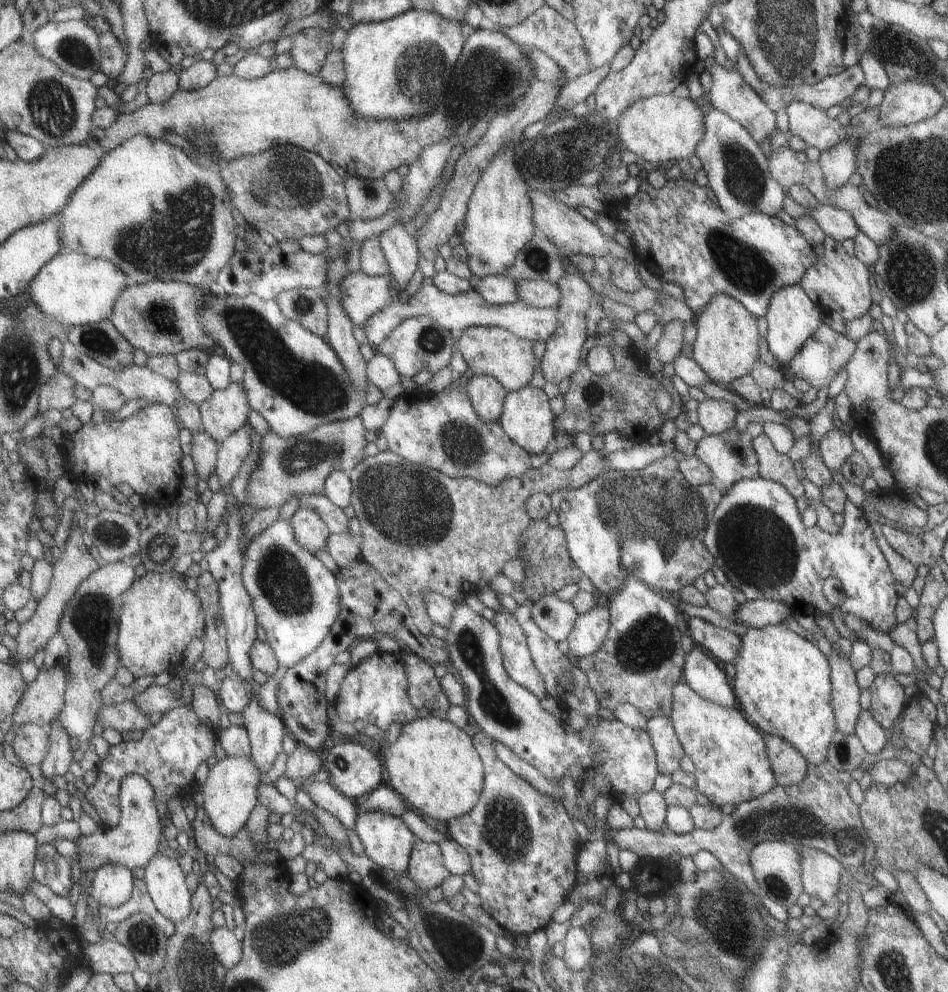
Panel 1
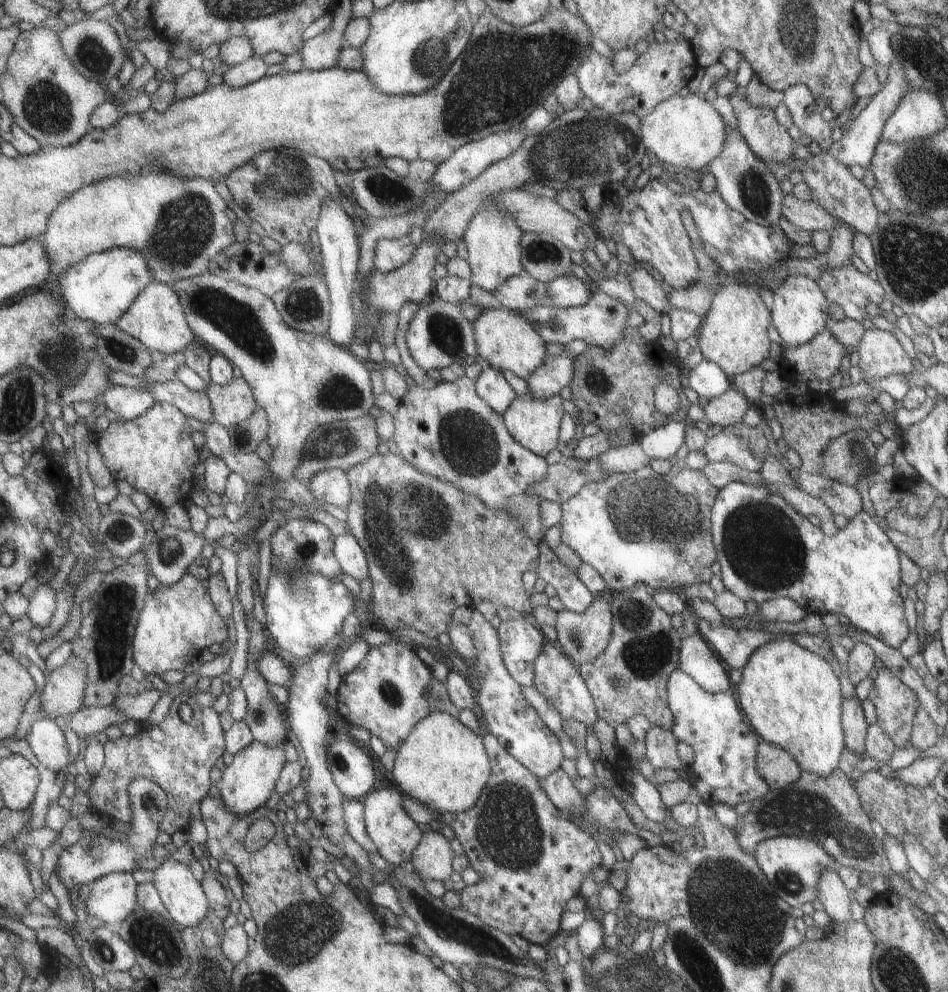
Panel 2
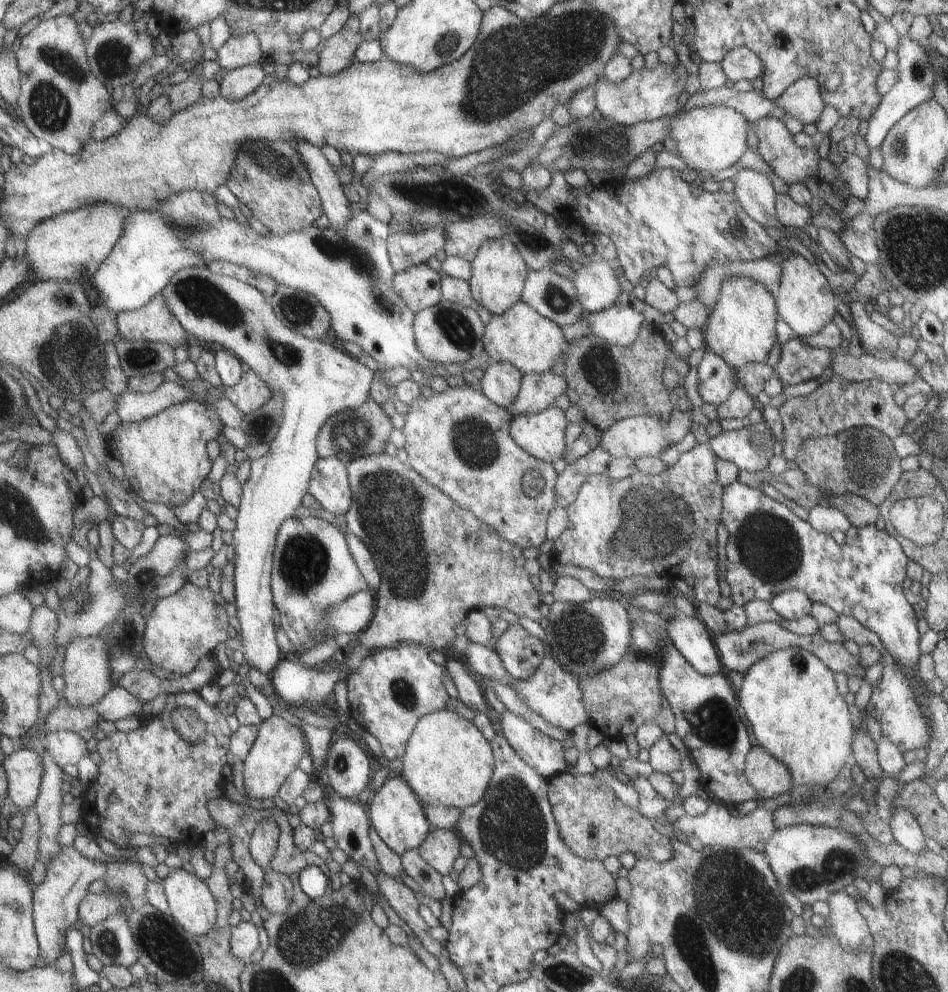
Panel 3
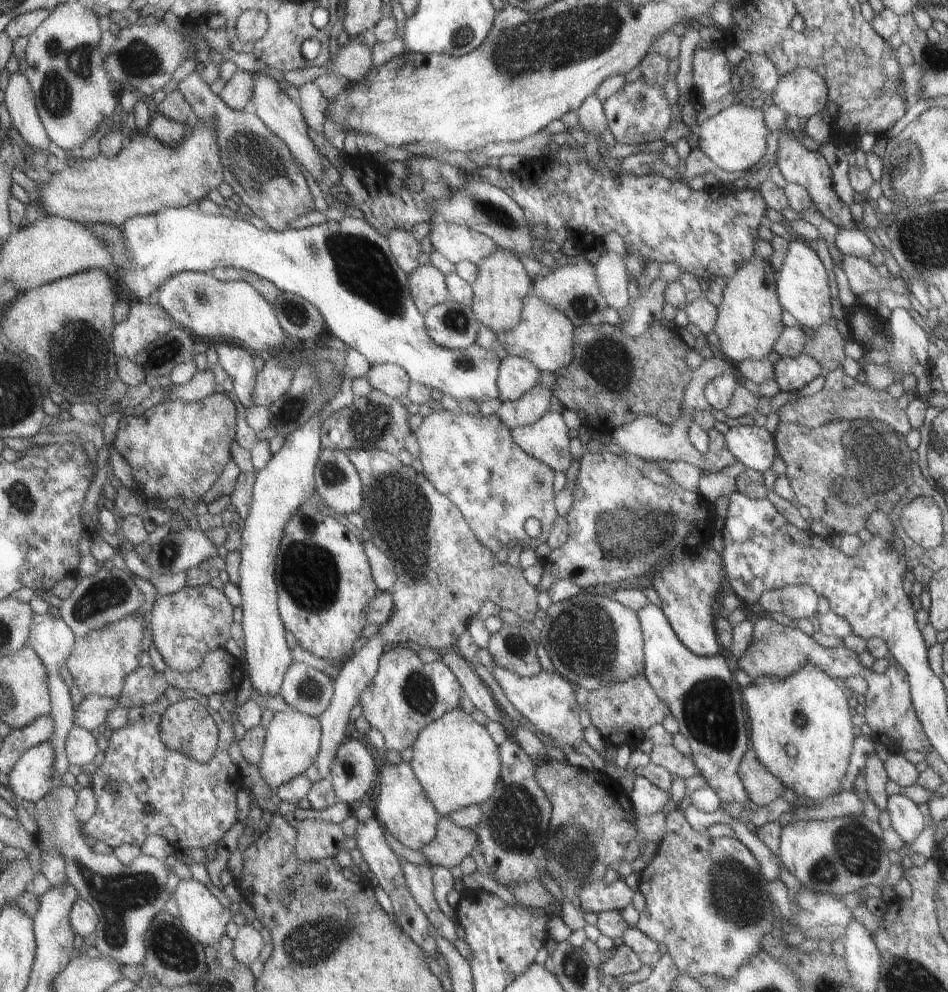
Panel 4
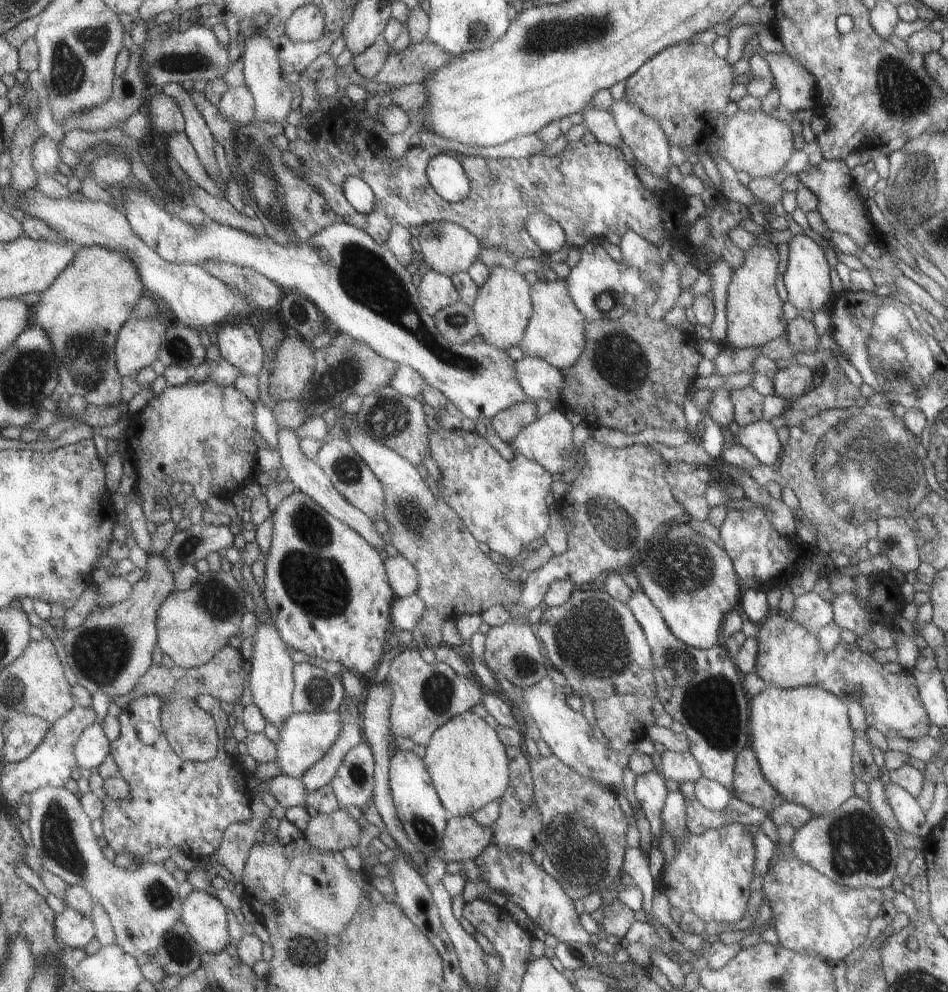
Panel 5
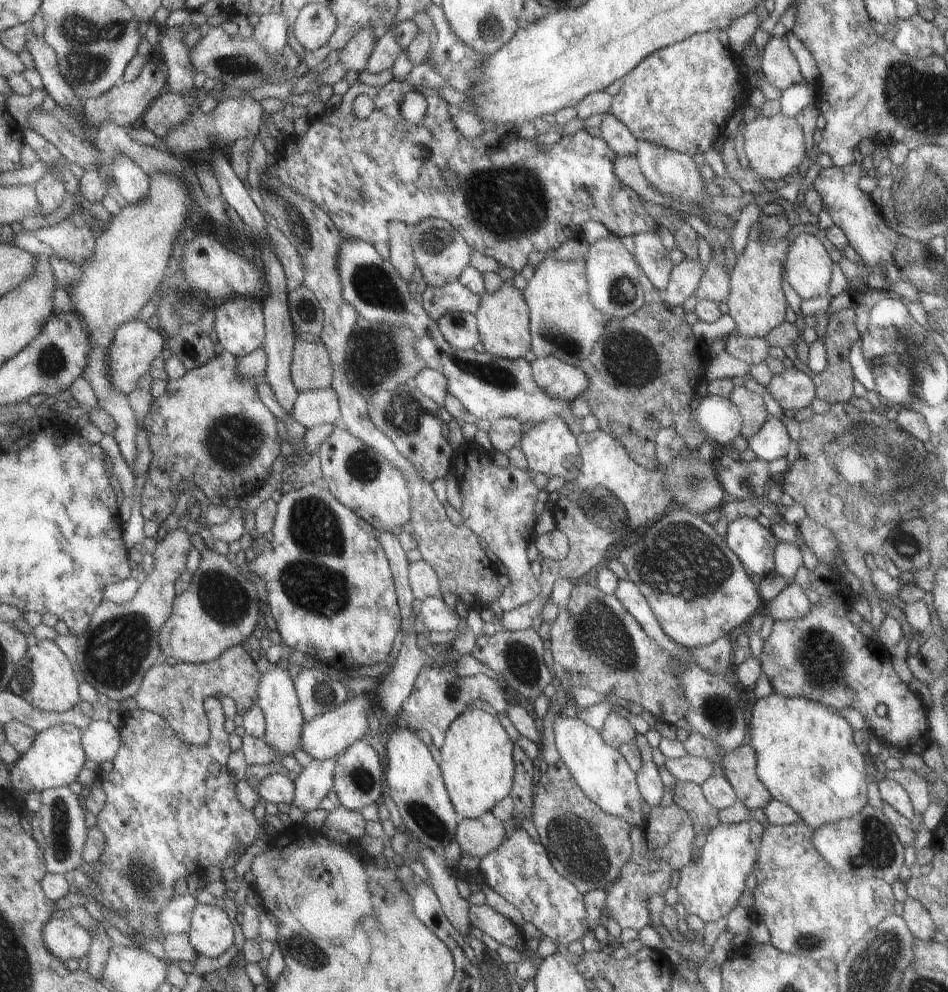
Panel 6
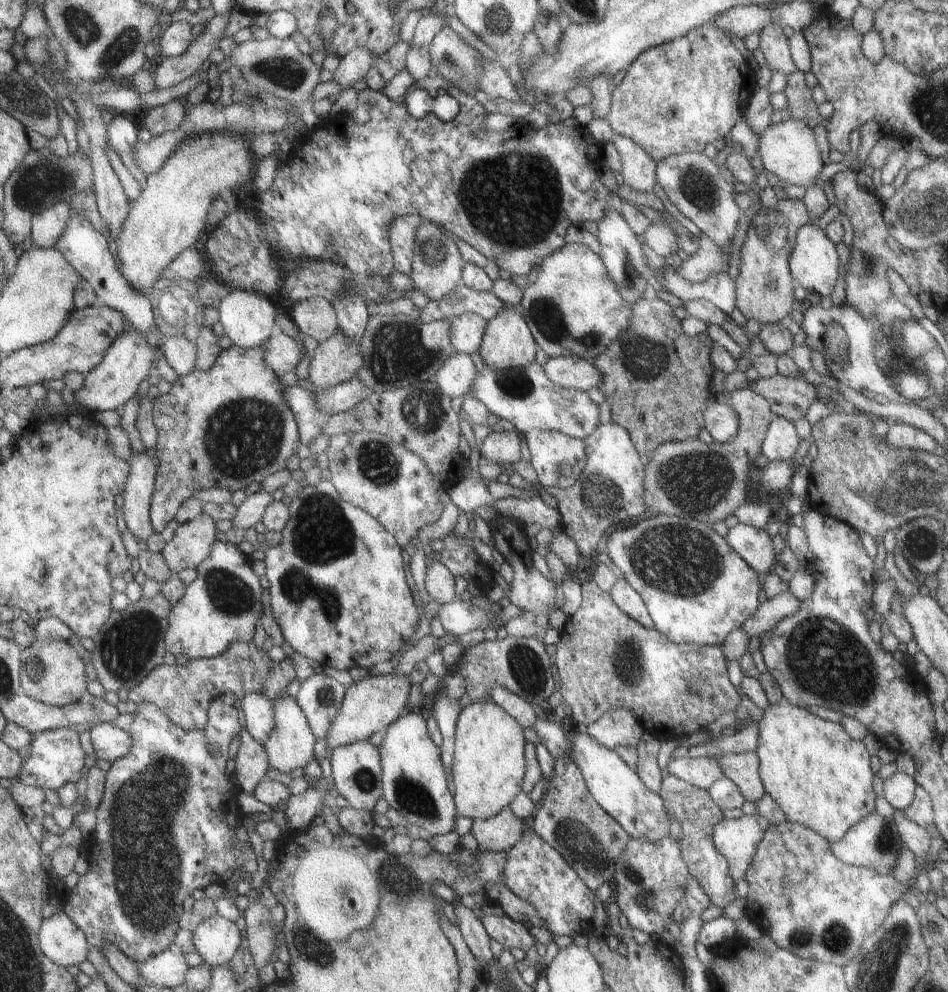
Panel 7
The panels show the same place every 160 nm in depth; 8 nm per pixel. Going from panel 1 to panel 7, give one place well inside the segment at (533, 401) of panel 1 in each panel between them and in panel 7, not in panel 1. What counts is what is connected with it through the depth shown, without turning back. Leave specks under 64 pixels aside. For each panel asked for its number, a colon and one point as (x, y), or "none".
2: (534, 424)
3: (541, 435)
4: (546, 439)
5: (547, 440)
6: (549, 447)
7: (558, 460)

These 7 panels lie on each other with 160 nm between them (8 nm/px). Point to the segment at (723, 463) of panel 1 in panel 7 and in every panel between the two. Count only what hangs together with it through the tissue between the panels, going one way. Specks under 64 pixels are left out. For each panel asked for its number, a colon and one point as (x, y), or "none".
2: (745, 447)
3: (749, 448)
4: (752, 445)
5: (759, 438)
6: (770, 442)
7: (779, 443)

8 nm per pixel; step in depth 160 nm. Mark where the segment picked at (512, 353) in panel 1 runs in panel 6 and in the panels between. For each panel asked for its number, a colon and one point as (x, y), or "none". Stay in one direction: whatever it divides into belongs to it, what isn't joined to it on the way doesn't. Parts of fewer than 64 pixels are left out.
2: (506, 341)
3: (531, 342)
4: (544, 336)
5: (555, 332)
6: (563, 323)

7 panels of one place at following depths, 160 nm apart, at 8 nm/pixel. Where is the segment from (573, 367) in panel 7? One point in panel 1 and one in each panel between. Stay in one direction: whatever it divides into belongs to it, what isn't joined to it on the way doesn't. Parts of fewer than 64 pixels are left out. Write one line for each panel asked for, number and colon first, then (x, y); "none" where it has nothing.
1: (488, 394)
2: (494, 389)
3: (500, 384)
4: (517, 375)
5: (539, 380)
6: (557, 379)

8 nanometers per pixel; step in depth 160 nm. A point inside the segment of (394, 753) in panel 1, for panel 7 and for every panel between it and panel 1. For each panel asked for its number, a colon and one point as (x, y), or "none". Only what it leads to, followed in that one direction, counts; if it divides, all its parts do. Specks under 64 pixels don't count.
2: (442, 763)
3: (449, 762)
4: (457, 760)
5: (469, 763)
6: (476, 758)
7: (489, 763)

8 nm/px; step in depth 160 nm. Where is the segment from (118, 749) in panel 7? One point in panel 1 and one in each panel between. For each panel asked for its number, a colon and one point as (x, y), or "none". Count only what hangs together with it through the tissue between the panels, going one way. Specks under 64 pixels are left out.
1: (31, 744)
2: (48, 743)
3: (67, 747)
4: (81, 746)
5: (93, 746)
6: (101, 741)

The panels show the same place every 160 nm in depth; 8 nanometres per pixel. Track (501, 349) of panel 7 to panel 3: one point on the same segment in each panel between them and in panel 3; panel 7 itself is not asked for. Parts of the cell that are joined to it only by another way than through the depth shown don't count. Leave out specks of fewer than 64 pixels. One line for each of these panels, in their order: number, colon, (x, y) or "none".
3: (499, 273)
4: (499, 292)
5: (502, 309)
6: (503, 320)

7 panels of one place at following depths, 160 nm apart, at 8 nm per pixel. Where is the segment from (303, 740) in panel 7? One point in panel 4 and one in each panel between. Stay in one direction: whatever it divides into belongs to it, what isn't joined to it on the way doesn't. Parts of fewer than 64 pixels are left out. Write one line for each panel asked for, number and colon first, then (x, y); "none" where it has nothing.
4: (288, 481)
5: (272, 685)
6: (277, 696)

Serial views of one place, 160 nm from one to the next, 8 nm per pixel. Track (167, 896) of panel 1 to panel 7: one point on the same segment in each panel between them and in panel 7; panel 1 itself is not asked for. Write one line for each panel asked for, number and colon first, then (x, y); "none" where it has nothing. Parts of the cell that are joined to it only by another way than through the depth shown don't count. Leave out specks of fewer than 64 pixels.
2: (183, 895)
3: (191, 903)
4: (205, 918)
5: (206, 918)
6: (212, 934)
7: (217, 939)

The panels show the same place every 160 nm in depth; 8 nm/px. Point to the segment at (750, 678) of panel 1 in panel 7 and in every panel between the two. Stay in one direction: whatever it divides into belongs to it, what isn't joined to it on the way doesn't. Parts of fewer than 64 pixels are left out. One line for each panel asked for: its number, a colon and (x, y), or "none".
2: (789, 696)
3: (788, 700)
4: (800, 729)
5: (800, 736)
6: (805, 756)
7: (820, 778)

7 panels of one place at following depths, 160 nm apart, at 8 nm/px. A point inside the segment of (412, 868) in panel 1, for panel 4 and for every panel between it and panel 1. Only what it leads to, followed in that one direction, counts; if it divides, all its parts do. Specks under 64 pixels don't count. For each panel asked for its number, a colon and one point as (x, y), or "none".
2: (433, 860)
3: (442, 848)
4: (453, 844)

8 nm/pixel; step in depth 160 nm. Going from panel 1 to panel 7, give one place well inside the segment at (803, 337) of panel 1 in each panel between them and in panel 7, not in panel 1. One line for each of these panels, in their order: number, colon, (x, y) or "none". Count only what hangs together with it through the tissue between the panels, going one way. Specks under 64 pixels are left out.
2: (798, 311)
3: (803, 299)
4: (802, 290)
5: (806, 277)
6: (807, 267)
7: (812, 262)

